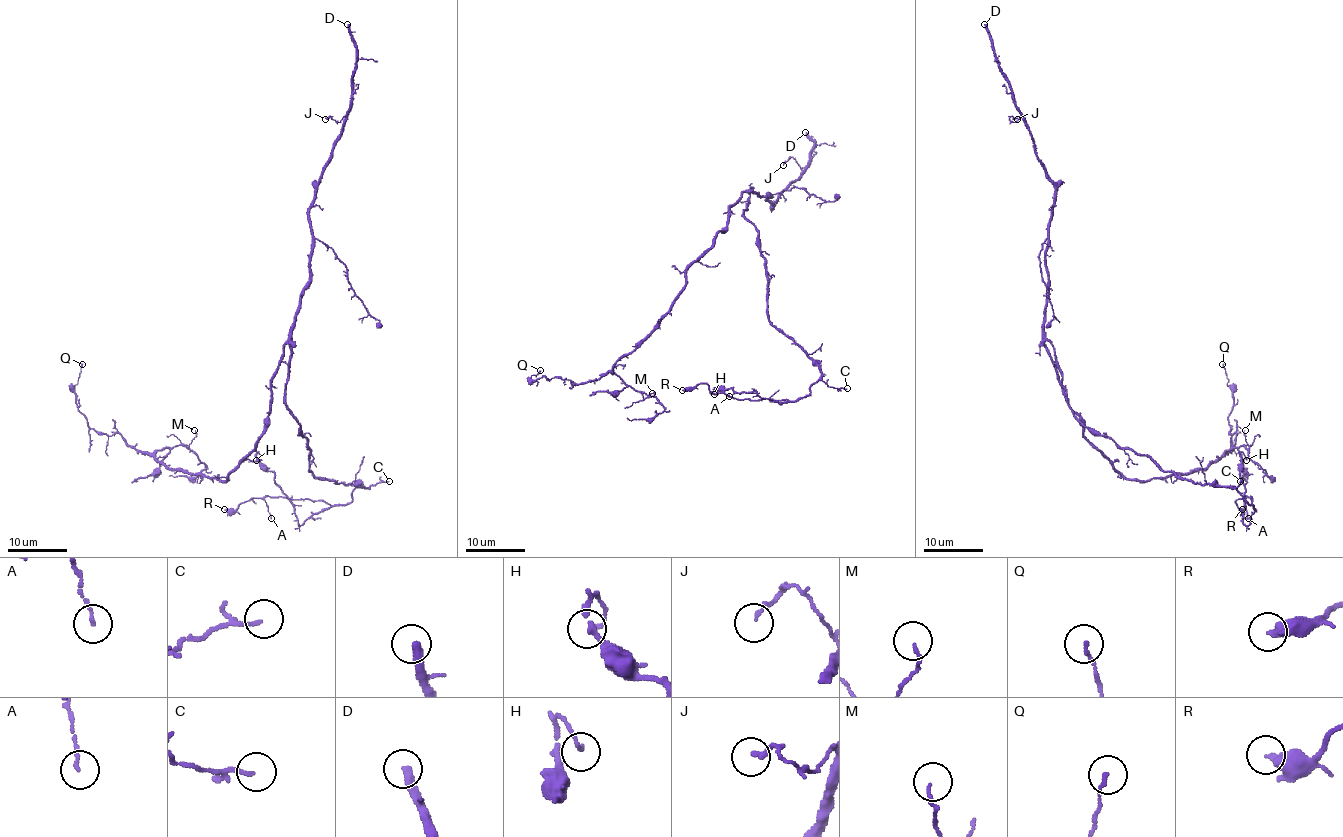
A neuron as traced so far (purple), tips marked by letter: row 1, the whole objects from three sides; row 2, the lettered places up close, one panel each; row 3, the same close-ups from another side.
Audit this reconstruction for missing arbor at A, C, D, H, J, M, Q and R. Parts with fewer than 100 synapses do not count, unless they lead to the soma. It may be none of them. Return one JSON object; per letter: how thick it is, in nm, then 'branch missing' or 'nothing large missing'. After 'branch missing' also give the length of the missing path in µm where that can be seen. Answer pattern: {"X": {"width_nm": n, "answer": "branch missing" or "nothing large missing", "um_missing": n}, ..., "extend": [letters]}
{"A": {"width_nm": 120, "answer": "nothing large missing"}, "C": {"width_nm": 140, "answer": "nothing large missing"}, "D": {"width_nm": 320, "answer": "branch missing", "um_missing": 45}, "H": {"width_nm": 130, "answer": "nothing large missing"}, "J": {"width_nm": 190, "answer": "nothing large missing"}, "M": {"width_nm": 110, "answer": "nothing large missing"}, "Q": {"width_nm": 120, "answer": "nothing large missing"}, "R": {"width_nm": 440, "answer": "nothing large missing"}, "extend": ["D"]}

